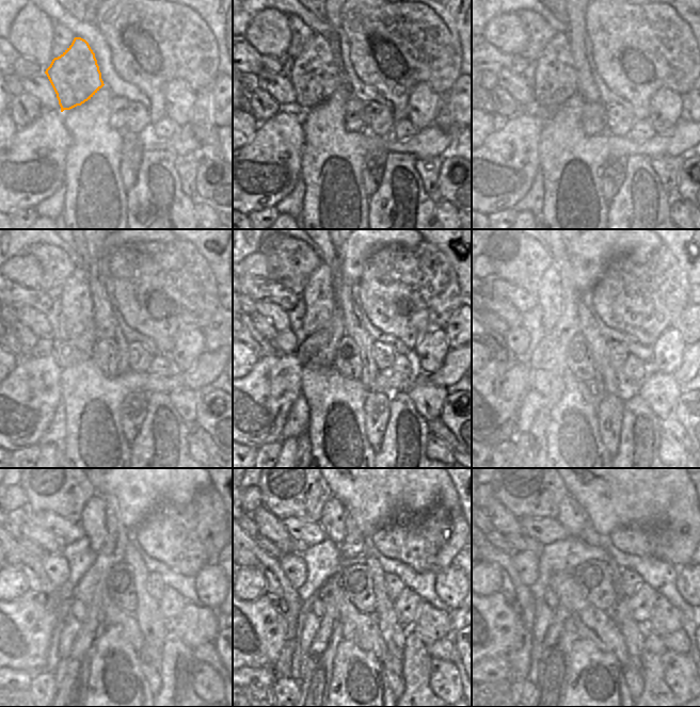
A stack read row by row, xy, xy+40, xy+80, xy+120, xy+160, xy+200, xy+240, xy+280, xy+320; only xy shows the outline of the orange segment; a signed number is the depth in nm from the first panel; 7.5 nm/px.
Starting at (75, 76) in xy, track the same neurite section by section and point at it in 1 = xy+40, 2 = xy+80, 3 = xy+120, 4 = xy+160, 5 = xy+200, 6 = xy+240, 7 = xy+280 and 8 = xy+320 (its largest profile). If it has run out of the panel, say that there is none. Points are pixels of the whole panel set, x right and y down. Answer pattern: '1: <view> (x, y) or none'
1: xy+40 (314, 74)
2: xy+80 (555, 79)
3: xy+120 (77, 334)
4: xy+160 (316, 349)
5: xy+200 (560, 318)
6: xy+240 (93, 520)
7: xy+280 (333, 514)
8: xy+320 (572, 516)

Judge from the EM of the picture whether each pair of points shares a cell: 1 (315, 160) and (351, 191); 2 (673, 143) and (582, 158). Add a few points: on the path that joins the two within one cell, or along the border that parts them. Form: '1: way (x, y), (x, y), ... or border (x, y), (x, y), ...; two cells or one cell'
1: way (323, 167), (343, 187); one cell
2: way (651, 147), (604, 147); one cell

